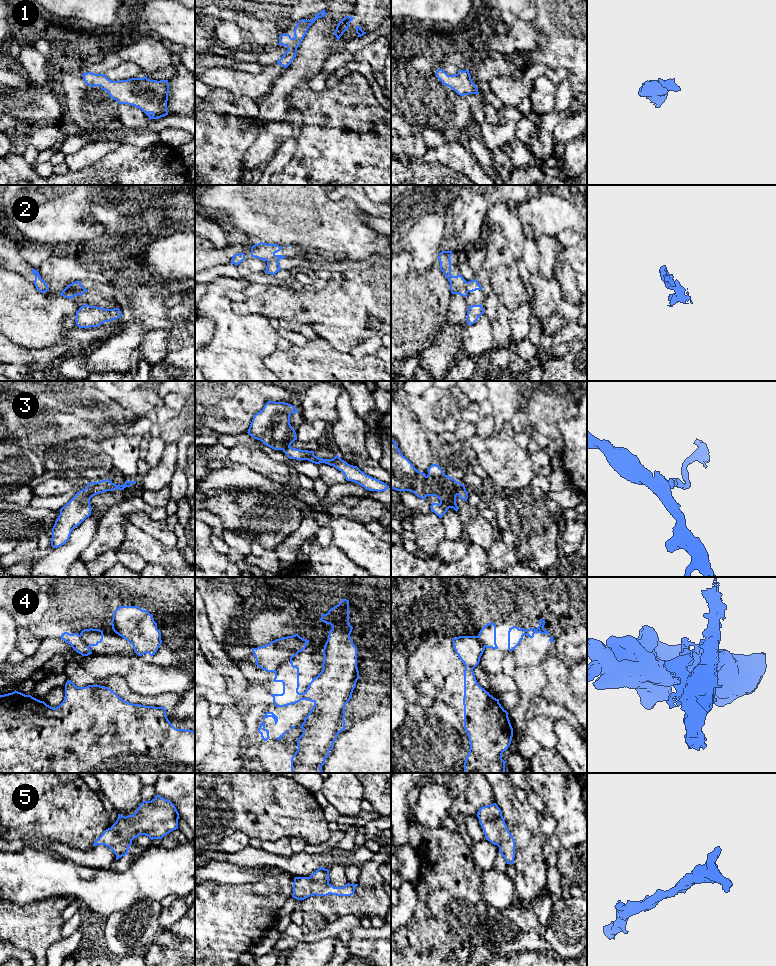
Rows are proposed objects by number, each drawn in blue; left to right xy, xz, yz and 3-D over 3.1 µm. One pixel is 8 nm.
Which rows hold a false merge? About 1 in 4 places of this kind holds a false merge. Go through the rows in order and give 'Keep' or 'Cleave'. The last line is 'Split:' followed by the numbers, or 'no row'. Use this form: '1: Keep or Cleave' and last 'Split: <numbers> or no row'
1: Keep
2: Cleave
3: Cleave
4: Cleave
5: Keep
Split: 2, 3, 4

